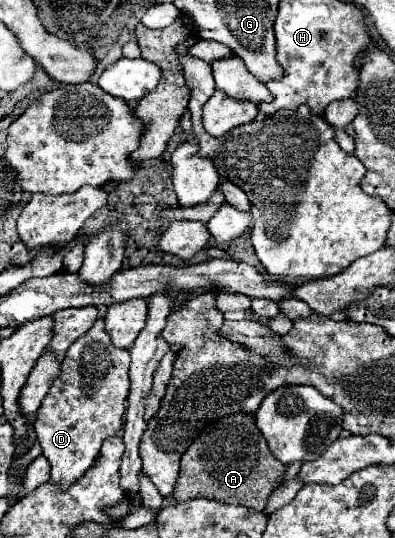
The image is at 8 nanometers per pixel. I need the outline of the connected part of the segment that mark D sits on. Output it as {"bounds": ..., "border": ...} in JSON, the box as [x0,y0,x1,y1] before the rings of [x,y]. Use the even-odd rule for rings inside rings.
{"bounds":[33,317,129,489],"border":[[[103,317],[67,349],[61,375],[53,381],[33,423],[41,451],[51,463],[51,481],[61,489],[69,489],[93,465],[103,441],[123,427],[129,363],[129,351],[111,345]]]}

